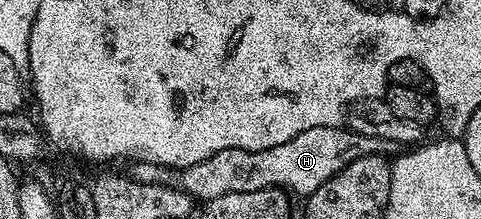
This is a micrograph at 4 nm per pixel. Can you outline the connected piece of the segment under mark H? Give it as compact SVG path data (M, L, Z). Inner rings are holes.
M342 126L308 128L308 132L300 132L300 136L292 136L292 140L276 144L276 148L228 148L224 152L216 152L216 156L208 160L200 160L200 164L179 169L176 186L191 198L203 203L212 201L216 196L228 196L228 192L260 192L260 188L277 188L294 196L308 196L316 192L320 184L332 180L336 172L348 168L352 160L360 160L360 156L369 154L394 156L399 150L397 142L360 136L355 130Z

